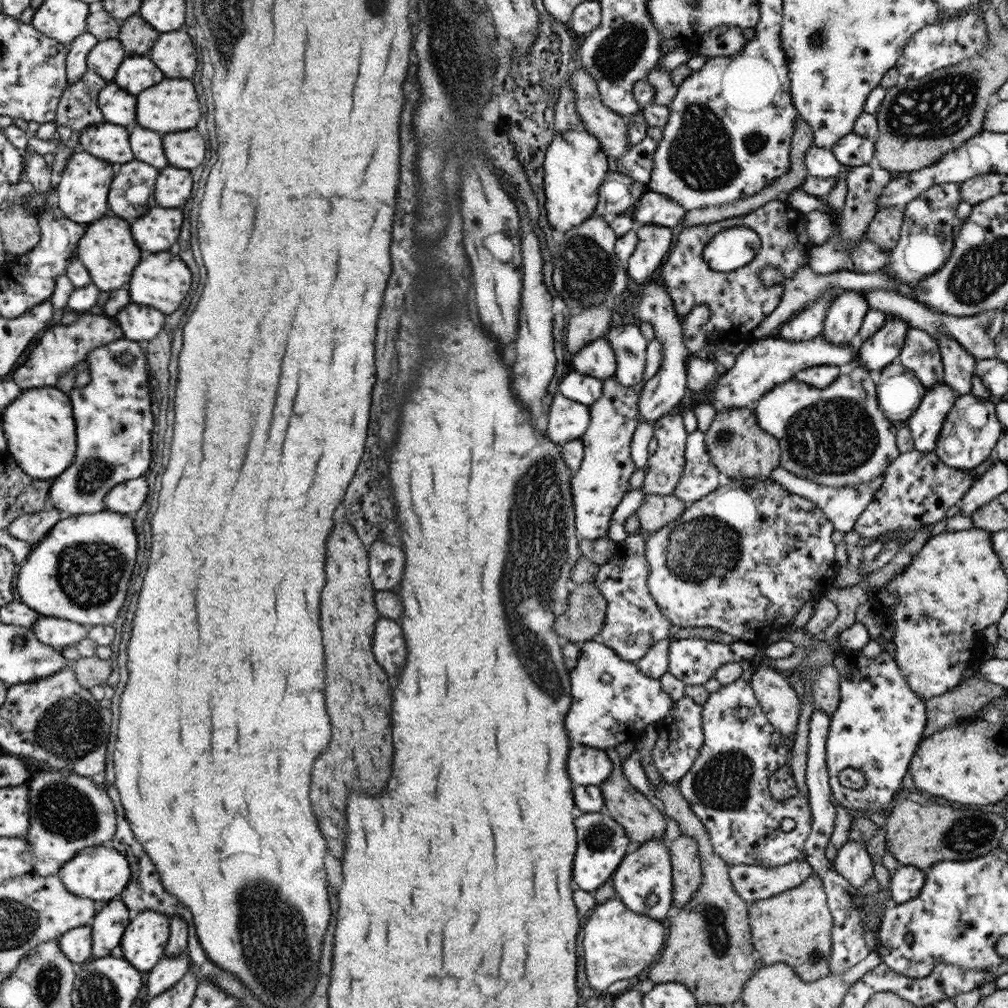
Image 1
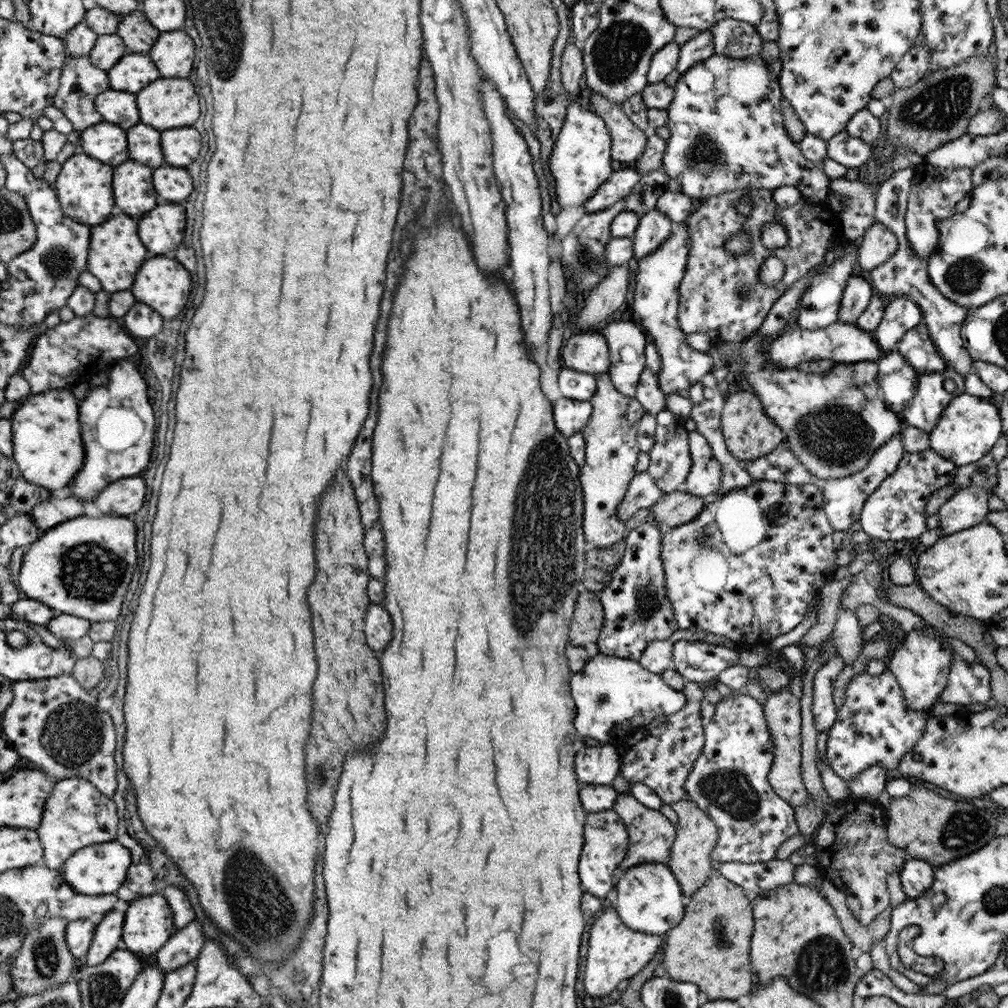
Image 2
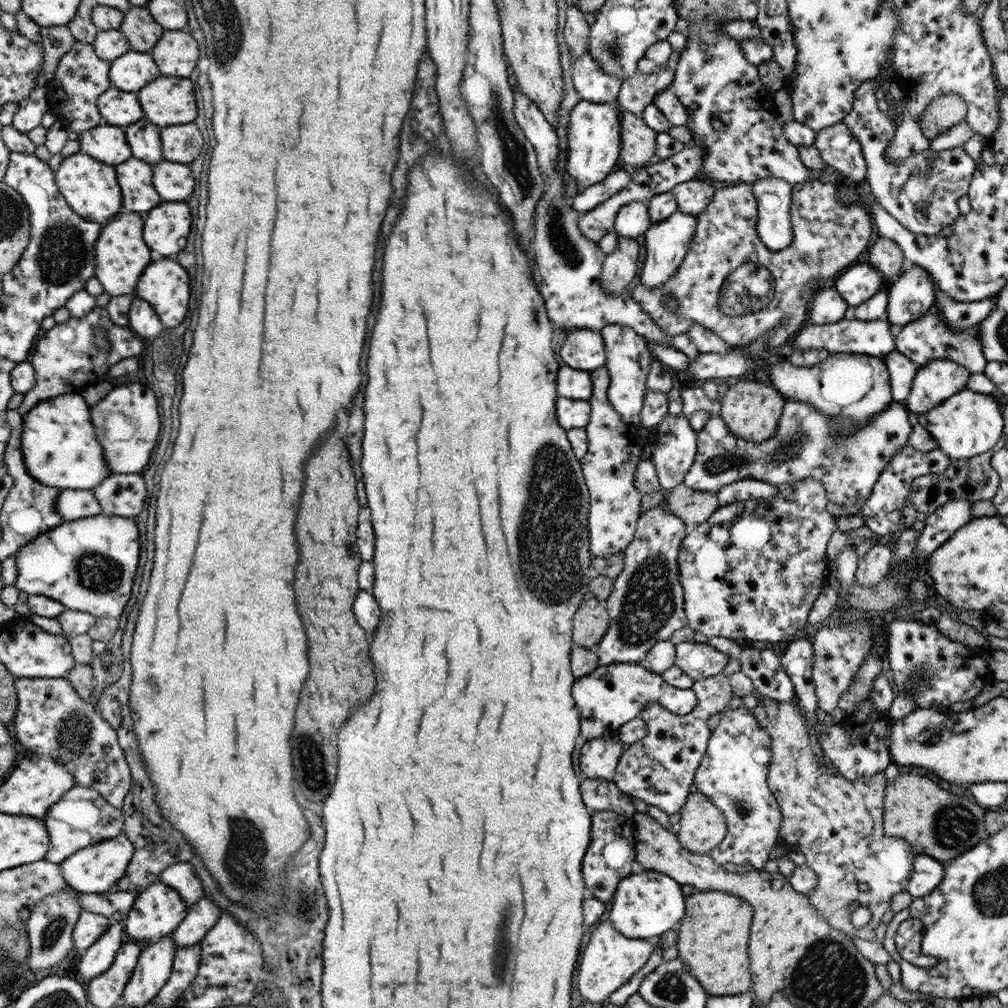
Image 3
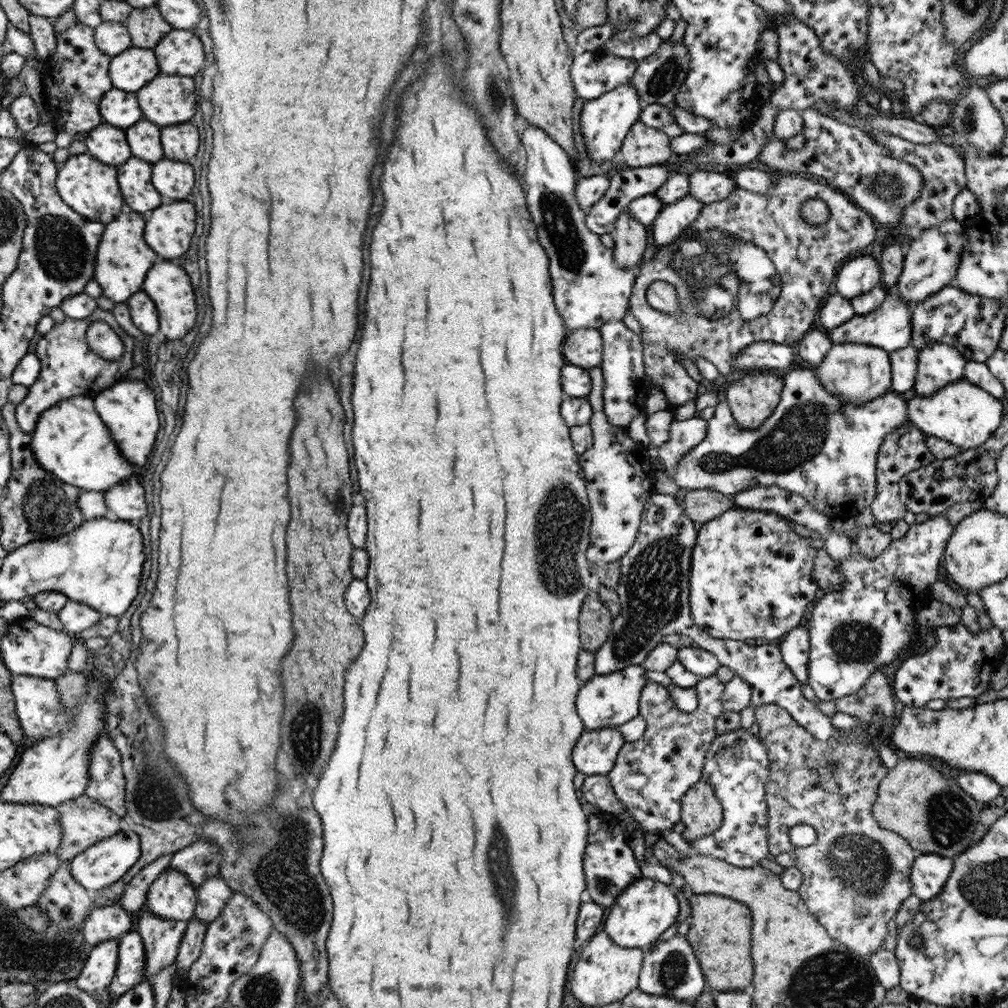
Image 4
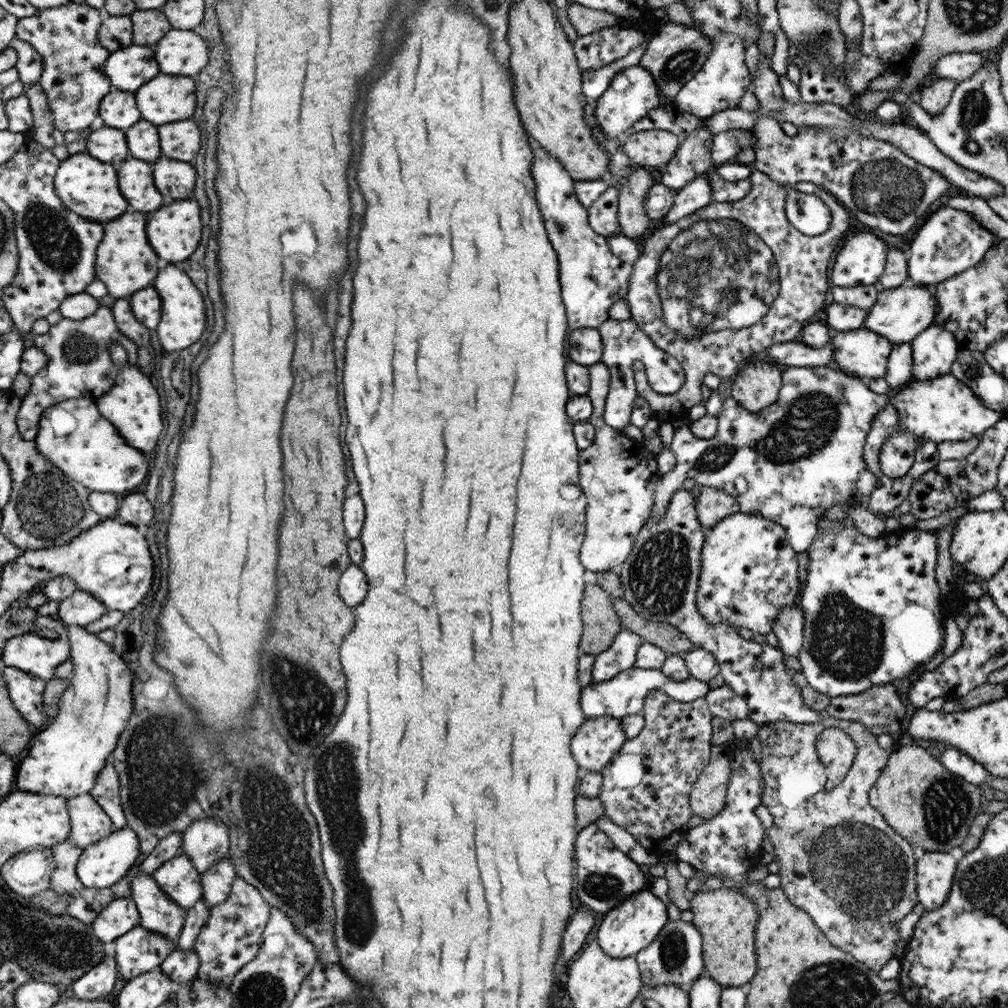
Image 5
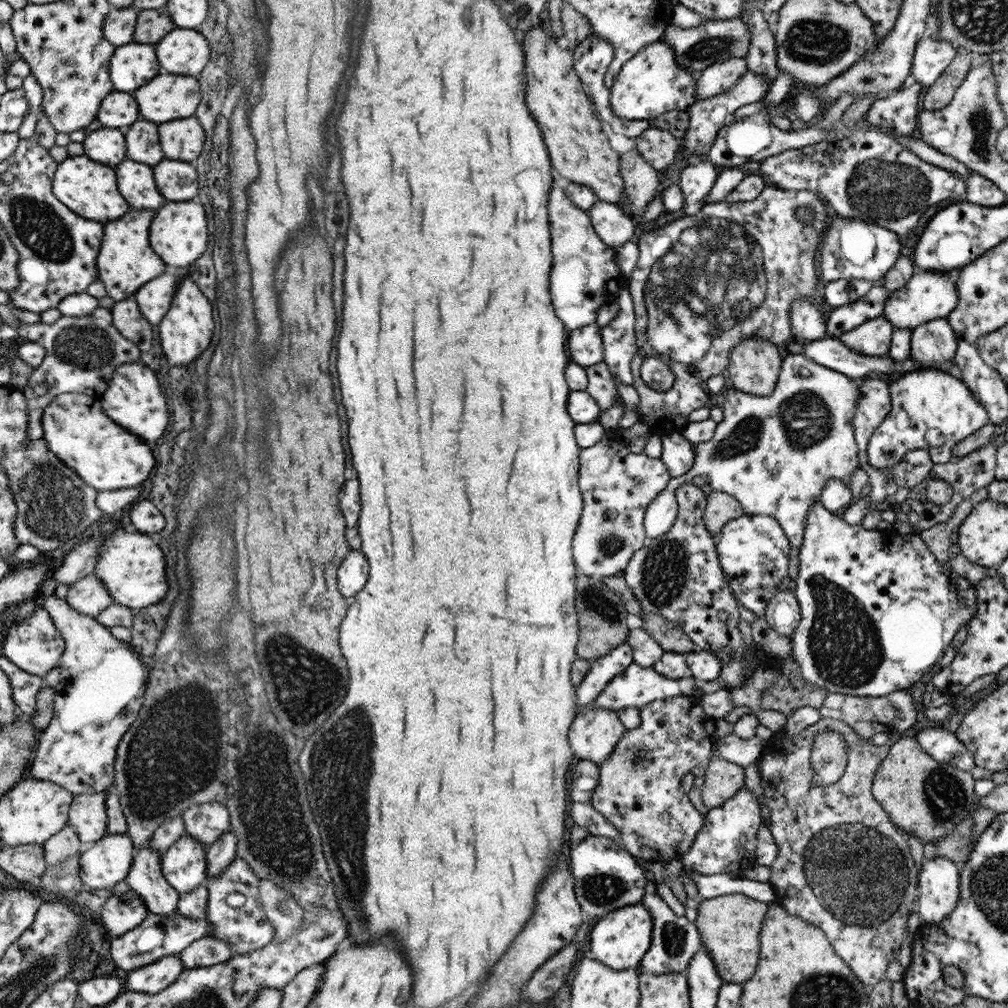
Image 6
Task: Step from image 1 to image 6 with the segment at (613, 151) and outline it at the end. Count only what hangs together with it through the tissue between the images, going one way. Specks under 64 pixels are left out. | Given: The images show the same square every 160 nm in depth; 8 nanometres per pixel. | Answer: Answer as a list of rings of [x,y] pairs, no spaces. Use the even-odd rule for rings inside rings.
[[[650,128],[634,140],[640,156],[661,173],[673,163],[682,143],[670,132],[658,128]]]

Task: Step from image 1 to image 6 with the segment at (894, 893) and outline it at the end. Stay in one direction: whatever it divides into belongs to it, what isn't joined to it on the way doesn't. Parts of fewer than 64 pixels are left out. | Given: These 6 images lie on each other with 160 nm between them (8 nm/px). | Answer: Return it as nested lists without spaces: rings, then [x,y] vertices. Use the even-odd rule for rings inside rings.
[[[936,855],[924,858],[915,905],[923,924],[938,924],[956,908],[960,898],[959,871],[960,865],[950,859]]]

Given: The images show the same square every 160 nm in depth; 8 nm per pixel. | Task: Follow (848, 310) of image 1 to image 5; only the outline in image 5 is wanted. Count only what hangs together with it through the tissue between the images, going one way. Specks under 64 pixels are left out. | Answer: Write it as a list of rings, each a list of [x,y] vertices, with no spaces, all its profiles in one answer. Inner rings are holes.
[[[853,231],[836,250],[831,266],[833,286],[876,284],[886,268],[886,244],[868,231]]]

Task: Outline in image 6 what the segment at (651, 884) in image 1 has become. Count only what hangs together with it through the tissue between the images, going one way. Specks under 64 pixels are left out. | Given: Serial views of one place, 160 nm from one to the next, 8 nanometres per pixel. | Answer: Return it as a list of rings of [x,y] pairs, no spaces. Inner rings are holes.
[[[642,903],[619,908],[599,918],[591,929],[589,955],[613,970],[639,970],[642,958],[650,949],[652,931],[653,920],[650,911]]]

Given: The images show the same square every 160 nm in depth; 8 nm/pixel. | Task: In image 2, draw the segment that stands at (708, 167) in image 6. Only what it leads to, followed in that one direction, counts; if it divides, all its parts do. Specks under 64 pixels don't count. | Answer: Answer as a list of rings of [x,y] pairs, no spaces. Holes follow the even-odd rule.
[[[684,222],[674,225],[673,231],[666,239],[666,242],[656,248],[644,259],[640,260],[638,264],[638,272],[636,272],[636,284],[634,284],[634,298],[633,314],[637,325],[635,326],[639,333],[648,333],[651,340],[655,343],[655,348],[660,355],[659,375],[657,376],[657,385],[659,389],[666,394],[686,393],[694,383],[701,380],[707,373],[712,371],[713,356],[712,351],[698,352],[691,346],[688,346],[687,336],[685,332],[679,327],[678,313],[679,313],[679,284],[683,279],[686,266],[688,264],[688,251],[690,250],[689,236],[687,226]]]

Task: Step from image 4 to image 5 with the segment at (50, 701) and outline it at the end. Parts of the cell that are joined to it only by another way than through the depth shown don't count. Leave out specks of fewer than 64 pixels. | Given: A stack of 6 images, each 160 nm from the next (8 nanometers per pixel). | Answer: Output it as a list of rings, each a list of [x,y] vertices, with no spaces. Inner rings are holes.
[[[5,666],[2,670],[7,682],[7,691],[16,710],[24,720],[39,731],[49,723],[44,709],[45,680],[32,676],[19,668]]]

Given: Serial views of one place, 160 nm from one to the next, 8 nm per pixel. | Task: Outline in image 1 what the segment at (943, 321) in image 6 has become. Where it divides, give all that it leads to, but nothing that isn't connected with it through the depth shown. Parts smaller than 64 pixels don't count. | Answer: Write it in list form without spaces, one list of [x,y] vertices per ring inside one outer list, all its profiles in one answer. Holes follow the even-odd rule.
[[[945,382],[926,391],[919,407],[907,420],[915,450],[922,454],[935,452],[944,421],[957,398],[954,389]]]

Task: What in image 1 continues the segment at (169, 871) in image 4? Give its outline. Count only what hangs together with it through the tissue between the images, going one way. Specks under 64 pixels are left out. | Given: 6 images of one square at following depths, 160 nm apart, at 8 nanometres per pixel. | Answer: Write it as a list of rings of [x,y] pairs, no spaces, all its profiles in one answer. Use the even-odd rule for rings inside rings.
[[[146,910],[136,913],[122,940],[122,953],[134,968],[145,973],[164,957],[171,919],[165,913]]]

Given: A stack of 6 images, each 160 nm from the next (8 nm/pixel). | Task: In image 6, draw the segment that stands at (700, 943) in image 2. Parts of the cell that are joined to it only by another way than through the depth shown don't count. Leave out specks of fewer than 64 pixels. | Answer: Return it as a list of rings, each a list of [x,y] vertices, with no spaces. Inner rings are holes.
[[[725,894],[700,900],[695,925],[710,959],[723,983],[746,983],[756,973],[760,953],[760,933],[769,906],[772,904],[754,900],[745,894]]]

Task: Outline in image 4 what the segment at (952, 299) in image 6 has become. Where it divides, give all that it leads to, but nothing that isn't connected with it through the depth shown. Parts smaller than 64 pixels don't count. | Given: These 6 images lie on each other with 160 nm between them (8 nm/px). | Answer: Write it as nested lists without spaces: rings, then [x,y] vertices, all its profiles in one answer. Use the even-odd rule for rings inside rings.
[[[892,291],[887,293],[886,300],[878,310],[874,310],[865,315],[855,314],[844,324],[825,331],[833,344],[842,344],[843,342],[869,344],[889,353],[911,344],[911,315],[905,300],[896,296]]]

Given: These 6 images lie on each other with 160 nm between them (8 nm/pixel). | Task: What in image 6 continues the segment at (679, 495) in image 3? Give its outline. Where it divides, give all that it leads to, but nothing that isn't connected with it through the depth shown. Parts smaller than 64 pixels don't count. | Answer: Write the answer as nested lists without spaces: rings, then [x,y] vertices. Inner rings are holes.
[[[713,491],[706,500],[706,510],[703,514],[704,525],[713,537],[730,522],[744,515],[744,511],[734,496],[724,492]]]

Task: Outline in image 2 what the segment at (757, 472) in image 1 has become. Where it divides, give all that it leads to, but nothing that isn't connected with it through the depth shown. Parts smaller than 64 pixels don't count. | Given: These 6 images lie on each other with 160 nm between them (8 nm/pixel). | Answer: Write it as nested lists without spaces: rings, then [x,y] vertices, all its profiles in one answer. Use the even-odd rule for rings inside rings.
[[[752,390],[727,393],[720,421],[721,431],[728,452],[740,462],[754,461],[772,452],[785,438],[782,429],[766,416],[758,395]]]

